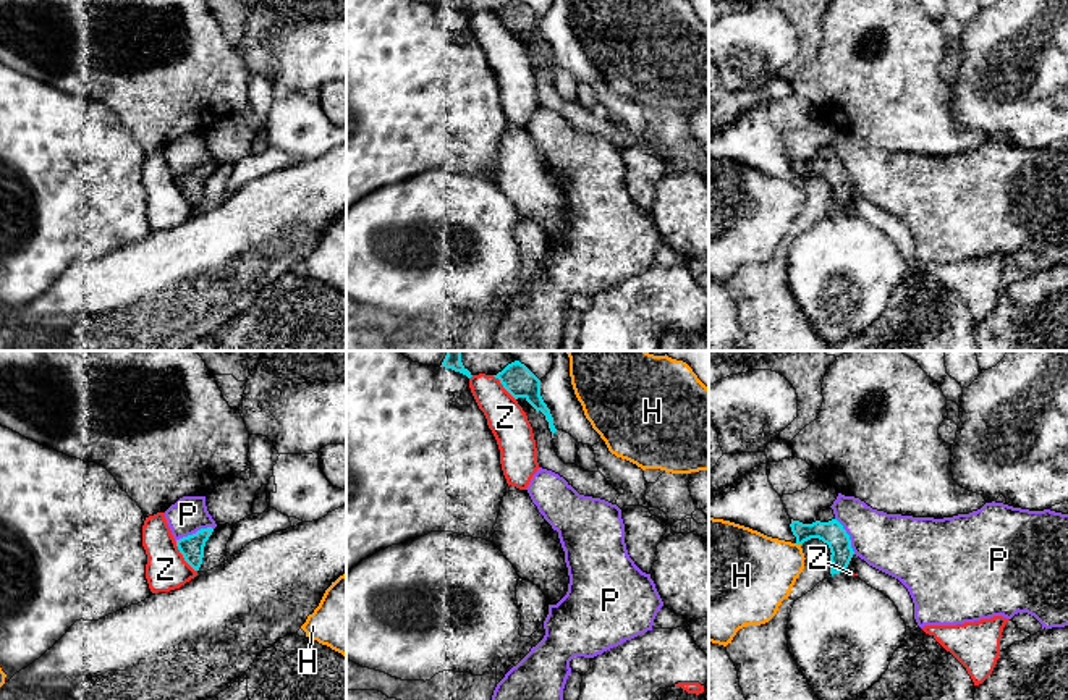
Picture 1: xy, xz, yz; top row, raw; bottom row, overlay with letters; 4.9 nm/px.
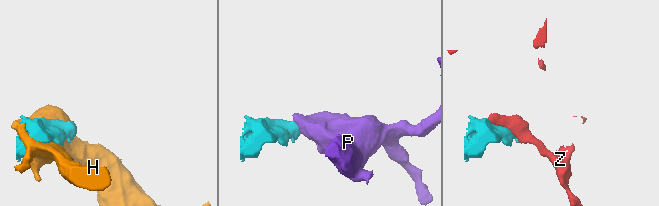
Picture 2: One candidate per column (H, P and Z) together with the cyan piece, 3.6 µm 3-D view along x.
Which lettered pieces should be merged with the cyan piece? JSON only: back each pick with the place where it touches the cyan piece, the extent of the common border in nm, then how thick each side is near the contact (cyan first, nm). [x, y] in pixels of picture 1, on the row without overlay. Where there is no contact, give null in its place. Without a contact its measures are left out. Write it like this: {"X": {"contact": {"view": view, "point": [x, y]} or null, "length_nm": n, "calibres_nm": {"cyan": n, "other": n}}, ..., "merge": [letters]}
{"merge": []}

